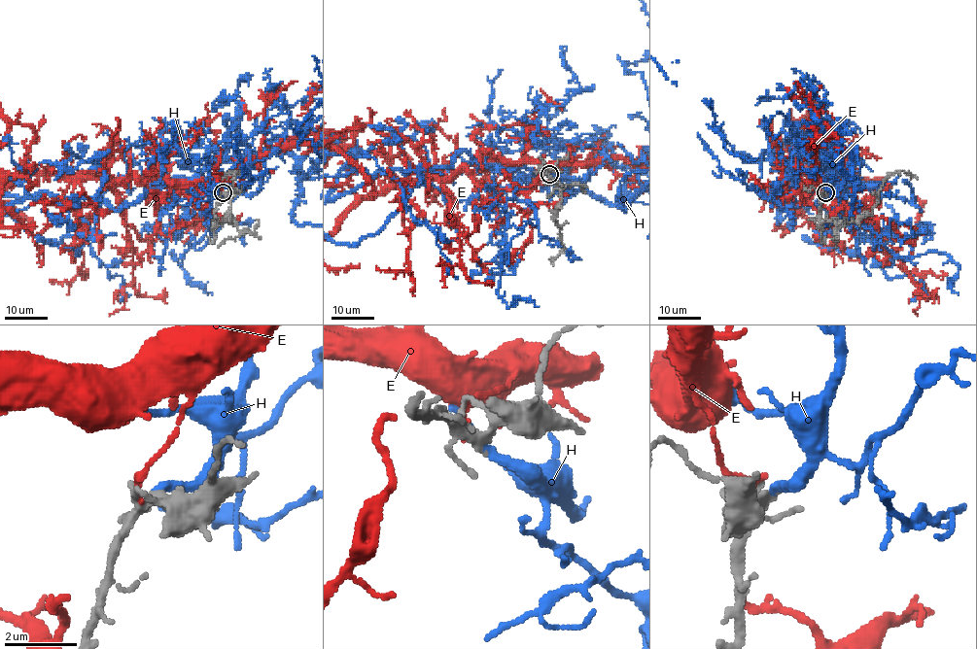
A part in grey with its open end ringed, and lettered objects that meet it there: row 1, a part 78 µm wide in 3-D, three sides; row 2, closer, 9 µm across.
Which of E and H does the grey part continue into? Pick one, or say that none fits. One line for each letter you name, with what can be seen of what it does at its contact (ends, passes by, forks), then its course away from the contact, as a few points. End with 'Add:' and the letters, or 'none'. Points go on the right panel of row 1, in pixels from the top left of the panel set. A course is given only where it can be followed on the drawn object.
H: it ends
Add: H

